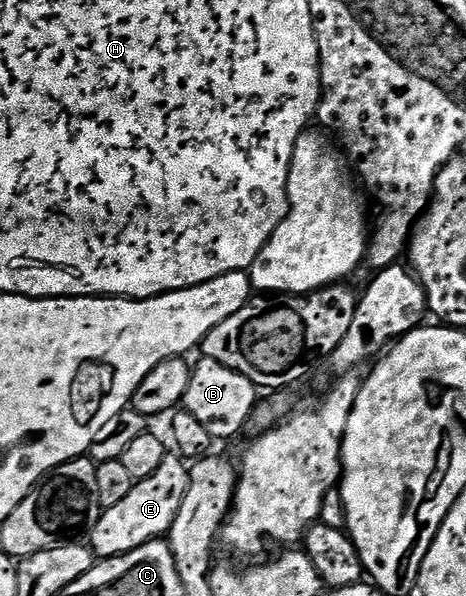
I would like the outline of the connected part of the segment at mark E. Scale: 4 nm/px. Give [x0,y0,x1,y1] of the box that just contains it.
[87,455,189,558]

